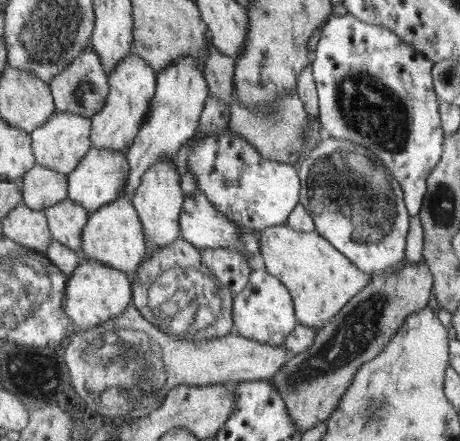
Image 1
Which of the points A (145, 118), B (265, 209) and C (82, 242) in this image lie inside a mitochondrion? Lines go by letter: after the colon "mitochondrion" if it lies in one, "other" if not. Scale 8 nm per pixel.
A: other
B: other
C: other

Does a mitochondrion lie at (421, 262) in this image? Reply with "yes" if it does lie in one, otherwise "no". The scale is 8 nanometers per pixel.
no

